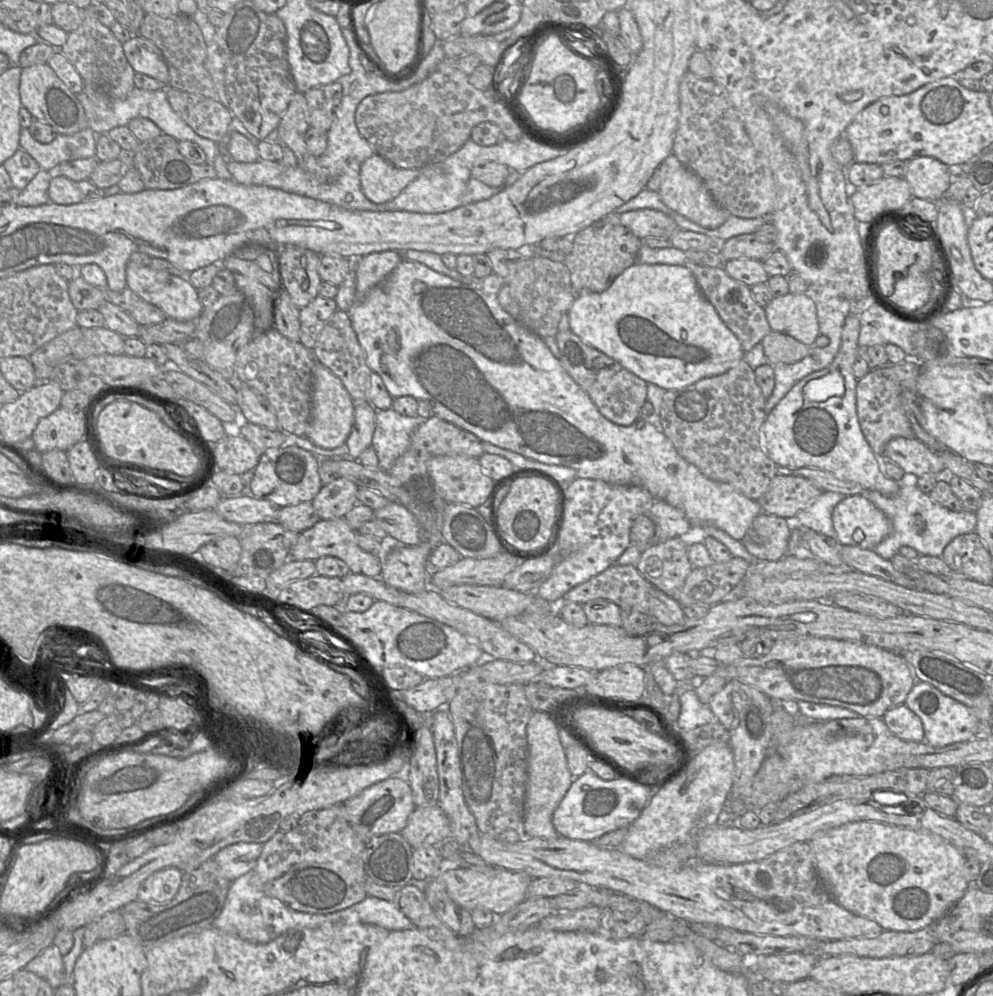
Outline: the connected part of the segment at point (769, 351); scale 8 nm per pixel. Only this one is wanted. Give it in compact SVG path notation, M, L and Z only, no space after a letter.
M770 331L761 341L768 364L793 364L802 360L809 347L788 334Z

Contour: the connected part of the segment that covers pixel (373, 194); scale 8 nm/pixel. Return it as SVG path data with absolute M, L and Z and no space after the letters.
M374 153L361 165L361 189L376 204L396 198L420 173L421 169L402 169Z

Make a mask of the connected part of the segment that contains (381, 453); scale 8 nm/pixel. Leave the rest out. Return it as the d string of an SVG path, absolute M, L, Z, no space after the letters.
M392 407L376 411L371 446L376 452L379 468L388 471L393 466L407 450L414 430L426 419L418 414L401 415Z

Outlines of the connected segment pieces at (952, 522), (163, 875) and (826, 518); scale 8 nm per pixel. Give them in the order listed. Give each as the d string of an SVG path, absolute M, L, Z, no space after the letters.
M917 485L901 486L898 493L893 496L884 496L874 490L864 490L861 495L878 507L891 524L890 534L873 549L884 559L890 560L902 546L912 547L922 556L941 557L945 547L955 537L974 532L976 529L976 513L965 510L960 512L949 510L934 502Z
M165 868L149 876L138 890L137 900L146 903L170 901L178 892L183 872L177 868Z
M822 492L816 500L798 512L792 521L793 525L803 529L811 529L819 534L836 539L836 531L832 523L832 512L834 507L845 497L837 492Z

